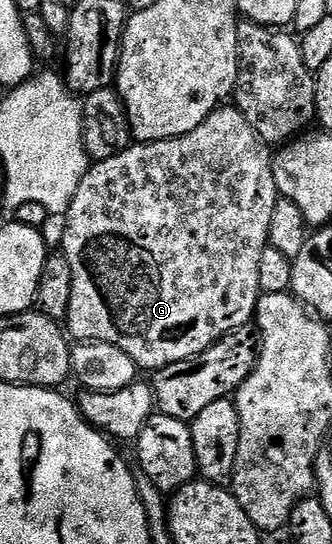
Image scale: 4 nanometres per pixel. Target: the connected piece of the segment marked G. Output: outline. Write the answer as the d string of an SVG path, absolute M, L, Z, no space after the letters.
M227 107L216 108L204 124L197 126L197 130L193 130L189 134L178 136L172 140L158 140L152 144L135 142L130 145L132 148L127 148L124 152L123 149L116 151L115 155L110 156L109 159L100 160L90 165L88 174L81 182L81 186L77 186L77 194L71 203L73 214L67 214L65 217L67 229L63 232L61 250L69 250L69 254L73 254L85 244L85 238L89 236L87 224L91 224L91 222L87 222L87 218L89 218L87 214L91 214L91 212L111 212L111 214L121 216L123 230L127 228L127 236L131 236L131 232L133 234L137 232L141 248L139 248L139 254L127 252L127 264L121 264L123 268L111 268L111 272L119 270L119 274L115 274L117 282L111 284L109 288L107 286L105 288L71 286L71 290L85 290L85 292L71 292L69 298L69 314L65 321L65 328L72 341L111 344L123 350L140 369L158 370L166 368L169 364L191 360L195 356L199 356L209 346L213 346L216 340L252 323L255 307L261 295L257 269L261 266L261 254L269 247L269 222L273 222L273 210L281 197L273 178L272 149L258 137L237 107Z

